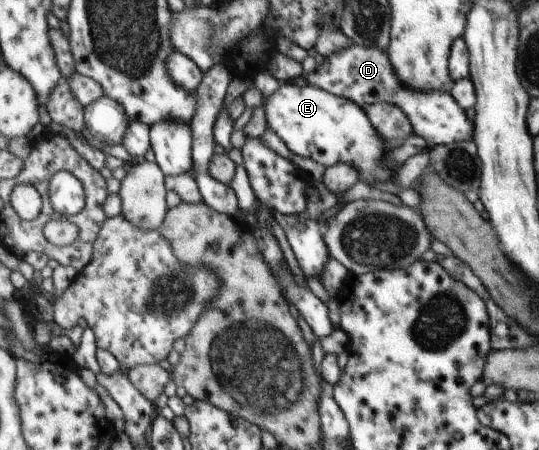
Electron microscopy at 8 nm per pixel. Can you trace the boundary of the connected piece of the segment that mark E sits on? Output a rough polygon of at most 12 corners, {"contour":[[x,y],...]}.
{"contour":[[282,84],[265,108],[293,153],[392,180],[384,139],[350,99]]}

